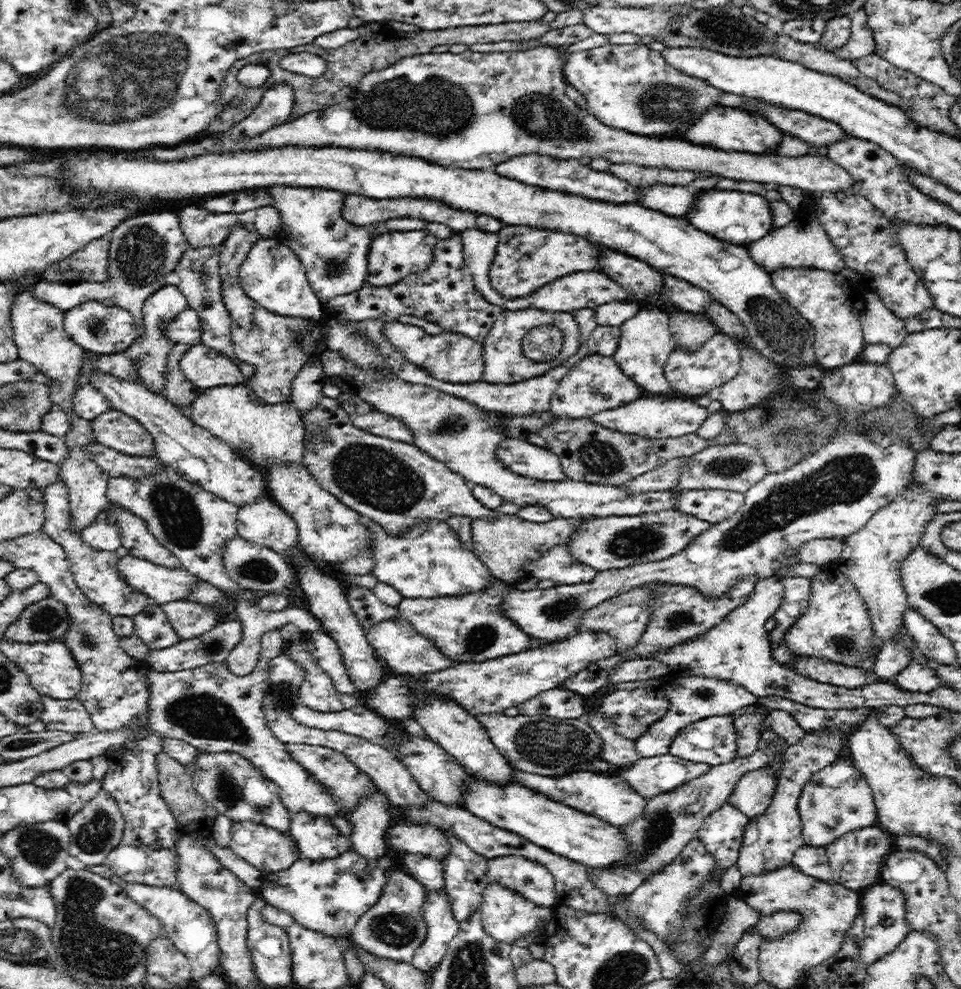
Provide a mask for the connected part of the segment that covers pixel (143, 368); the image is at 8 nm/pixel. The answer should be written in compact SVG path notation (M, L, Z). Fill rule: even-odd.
M168 285L155 292L144 303L138 338L122 352L134 364L136 376L138 376L137 382L156 394L162 395L166 390L170 353L178 344L176 340L170 337L169 322L188 306L187 298L176 285Z

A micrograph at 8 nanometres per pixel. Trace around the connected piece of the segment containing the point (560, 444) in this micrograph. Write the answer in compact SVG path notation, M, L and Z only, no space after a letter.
M561 417L558 422L547 429L542 429L539 432L546 441L548 448L558 457L560 461L560 468L562 473L568 479L575 481L586 481L598 483L601 485L626 485L631 480L639 477L641 474L647 473L649 470L654 470L657 466L664 464L671 458L678 456L690 456L698 454L701 450L707 449L716 445L728 445L737 442L736 433L724 422L722 430L710 438L704 438L698 432L687 434L675 439L642 439L642 437L629 438L629 436L618 433L618 431L611 431L598 424L593 417L582 417L571 419L568 417Z

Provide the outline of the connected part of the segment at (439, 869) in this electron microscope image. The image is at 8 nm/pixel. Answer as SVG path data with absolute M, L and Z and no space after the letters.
M405 854L401 866L432 892L445 890L444 865L441 860L416 854Z

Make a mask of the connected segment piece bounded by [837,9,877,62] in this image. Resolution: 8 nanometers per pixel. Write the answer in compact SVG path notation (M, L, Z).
M864 9L856 11L851 17L851 35L838 57L850 61L862 60L876 54L877 45L872 29L869 28Z

